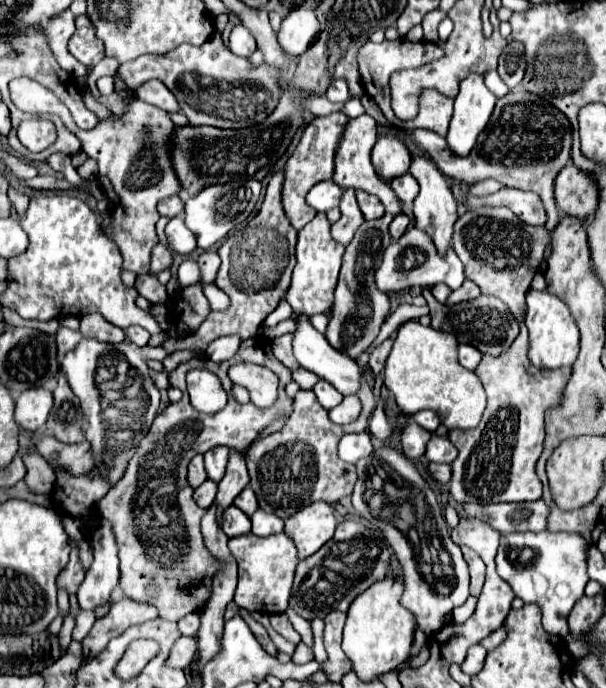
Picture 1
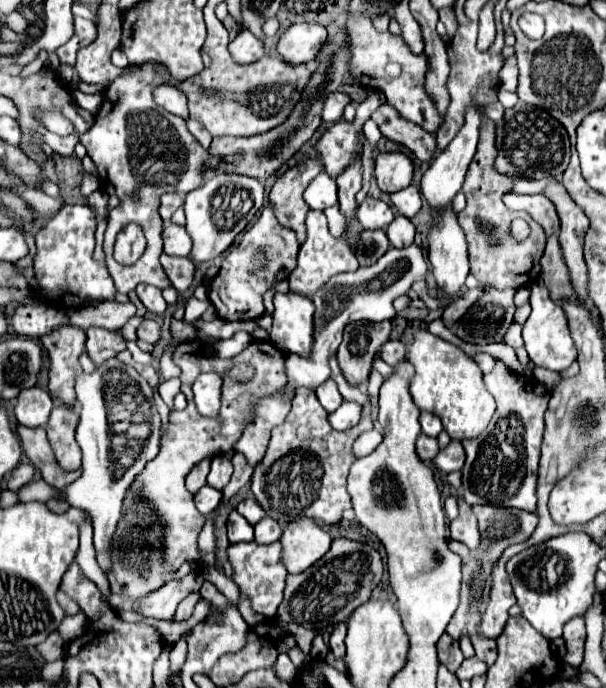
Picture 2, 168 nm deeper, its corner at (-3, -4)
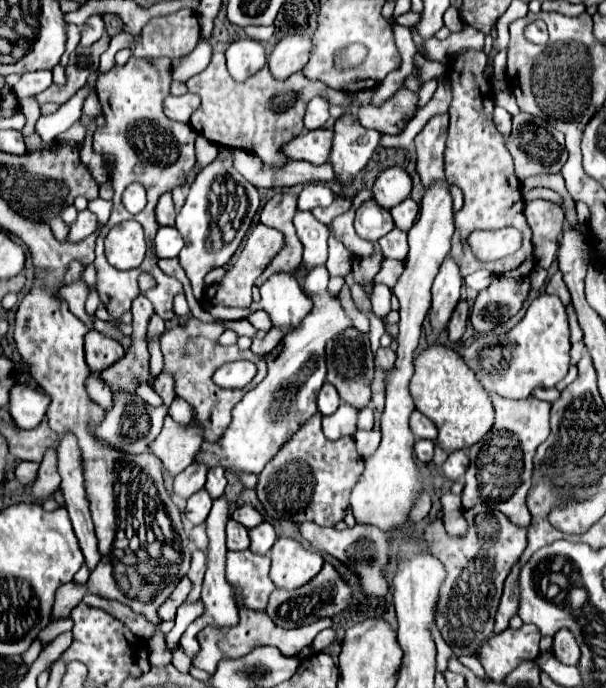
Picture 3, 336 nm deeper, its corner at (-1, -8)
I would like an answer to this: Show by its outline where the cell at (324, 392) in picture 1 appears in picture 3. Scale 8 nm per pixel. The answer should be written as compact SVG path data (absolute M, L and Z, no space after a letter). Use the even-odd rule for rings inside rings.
M326 383L318 393L318 411L322 415L332 415L338 409L338 405L340 405L340 397L338 397L334 385Z

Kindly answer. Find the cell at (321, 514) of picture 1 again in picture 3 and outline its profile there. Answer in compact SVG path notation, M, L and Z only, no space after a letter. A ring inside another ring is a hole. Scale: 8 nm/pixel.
M280 537L270 549L270 579L278 589L298 589L320 573L324 559L312 549L304 549L298 541Z

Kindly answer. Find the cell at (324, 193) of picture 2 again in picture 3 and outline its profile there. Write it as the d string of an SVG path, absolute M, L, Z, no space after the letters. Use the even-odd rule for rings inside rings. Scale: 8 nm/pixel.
M308 183L298 195L298 209L312 211L314 207L320 207L320 205L326 207L334 201L334 197L336 195L326 183Z

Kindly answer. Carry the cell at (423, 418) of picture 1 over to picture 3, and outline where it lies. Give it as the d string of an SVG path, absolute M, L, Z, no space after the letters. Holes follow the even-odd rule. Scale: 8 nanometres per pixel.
M414 411L412 417L410 417L410 425L412 425L412 433L416 439L430 439L430 441L436 441L436 425L424 417L420 411Z

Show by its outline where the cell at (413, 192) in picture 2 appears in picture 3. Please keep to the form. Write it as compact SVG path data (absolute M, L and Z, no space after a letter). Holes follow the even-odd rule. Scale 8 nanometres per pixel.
M408 197L408 199L404 199L400 205L392 207L390 213L392 213L394 225L396 225L398 229L410 231L410 227L414 225L414 221L416 221L416 217L418 217L418 203Z

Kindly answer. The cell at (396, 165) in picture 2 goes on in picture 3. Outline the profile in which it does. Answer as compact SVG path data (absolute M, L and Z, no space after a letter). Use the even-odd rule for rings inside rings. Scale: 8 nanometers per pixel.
M390 167L382 171L374 181L374 187L372 187L374 201L380 203L384 209L392 209L392 205L398 205L410 195L410 187L412 187L412 181L408 173L400 167Z

